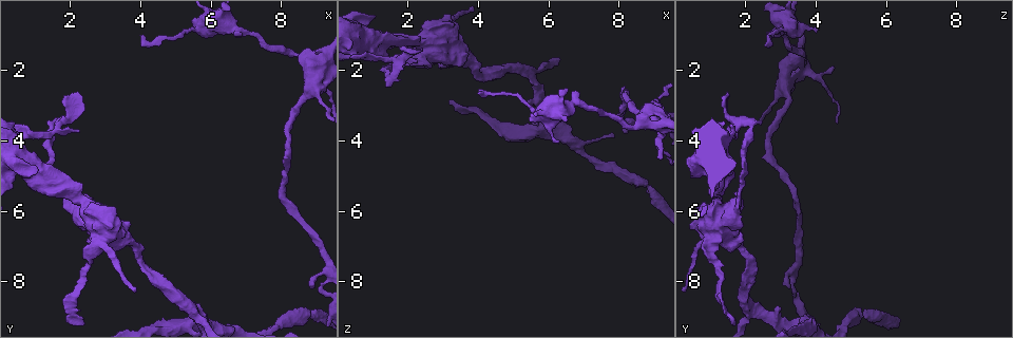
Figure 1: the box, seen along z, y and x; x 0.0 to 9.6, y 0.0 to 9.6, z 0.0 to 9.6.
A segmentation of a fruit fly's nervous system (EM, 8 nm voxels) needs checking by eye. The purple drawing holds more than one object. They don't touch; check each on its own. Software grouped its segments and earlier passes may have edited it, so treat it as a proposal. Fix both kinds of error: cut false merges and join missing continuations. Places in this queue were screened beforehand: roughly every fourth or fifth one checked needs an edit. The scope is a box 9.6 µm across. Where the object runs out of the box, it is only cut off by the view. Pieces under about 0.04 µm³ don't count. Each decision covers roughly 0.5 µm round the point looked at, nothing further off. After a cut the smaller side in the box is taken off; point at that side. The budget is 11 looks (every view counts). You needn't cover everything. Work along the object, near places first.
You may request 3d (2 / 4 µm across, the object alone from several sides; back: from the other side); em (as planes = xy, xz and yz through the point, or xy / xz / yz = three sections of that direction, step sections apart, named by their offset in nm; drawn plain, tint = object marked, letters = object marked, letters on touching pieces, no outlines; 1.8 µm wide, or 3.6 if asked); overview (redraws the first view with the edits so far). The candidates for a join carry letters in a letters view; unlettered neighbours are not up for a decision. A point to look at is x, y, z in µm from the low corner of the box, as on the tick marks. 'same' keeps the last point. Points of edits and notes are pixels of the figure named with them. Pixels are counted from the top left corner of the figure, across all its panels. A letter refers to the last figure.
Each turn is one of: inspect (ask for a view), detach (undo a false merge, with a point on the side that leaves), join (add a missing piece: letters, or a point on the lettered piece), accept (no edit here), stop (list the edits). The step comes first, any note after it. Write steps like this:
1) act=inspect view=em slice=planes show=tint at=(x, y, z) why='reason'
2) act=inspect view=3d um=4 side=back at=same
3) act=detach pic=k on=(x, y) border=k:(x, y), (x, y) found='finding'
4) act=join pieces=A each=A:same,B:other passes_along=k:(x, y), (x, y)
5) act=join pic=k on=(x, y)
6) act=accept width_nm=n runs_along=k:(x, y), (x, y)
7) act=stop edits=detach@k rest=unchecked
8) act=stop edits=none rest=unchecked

act=inspect view=3d um=4 at=(0.75, 3.55, 1.55) why='tapers out'

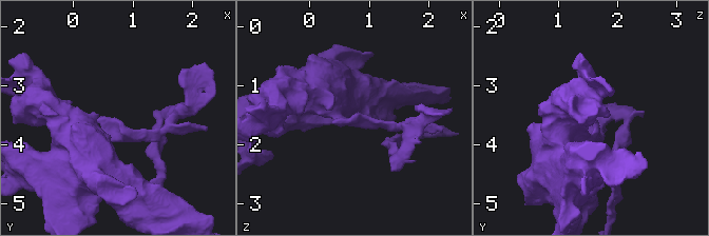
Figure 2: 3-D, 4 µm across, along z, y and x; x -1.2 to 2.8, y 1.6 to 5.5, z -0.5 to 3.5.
act=inspect view=em slice=xz step=4 show=tint at=(0.70, 3.60, 1.50) why='now the EM'

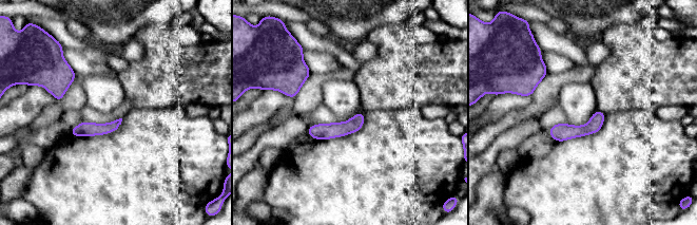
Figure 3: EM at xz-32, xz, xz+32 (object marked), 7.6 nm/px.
act=inspect view=em slice=planes show=letters at=same

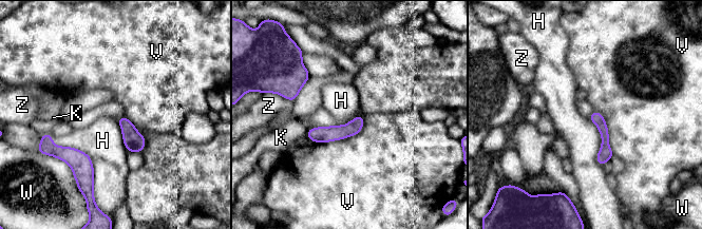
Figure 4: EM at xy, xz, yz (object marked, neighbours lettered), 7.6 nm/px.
act=accept each=H:other,K:other,V:other,W:other,Z:other found='no lettered piece goes on from it'

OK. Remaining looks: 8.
act=inspect view=em um=3.6 slice=planes show=plain at=(8.80, 2.20, 3.10) why='four or more arms meet'

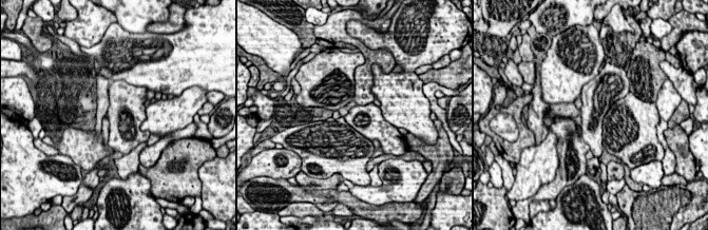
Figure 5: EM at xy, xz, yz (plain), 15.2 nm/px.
act=inspect view=em um=3.6 slice=planes show=letters at=same why='what lies round it'

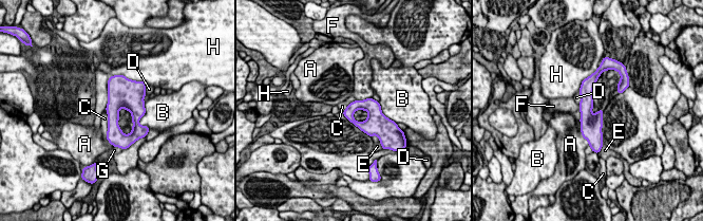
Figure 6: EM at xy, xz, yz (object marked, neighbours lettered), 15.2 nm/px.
act=accept each=A:other,B:other,C:other,D:other,E:other,F:other,G:other,H:other found='continuous, no second neuron'

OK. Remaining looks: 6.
act=inspect view=em slice=planes show=letters at=(6.45, 0.65, 2.95) why='sudden change in width'

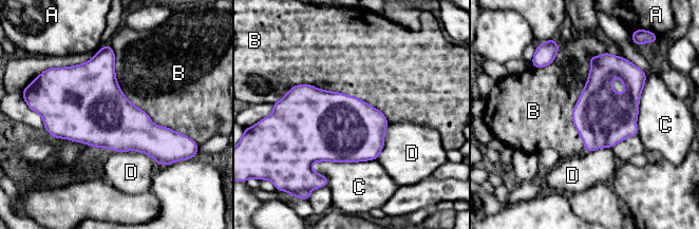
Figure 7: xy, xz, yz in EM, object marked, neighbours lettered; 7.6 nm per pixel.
act=accept each=A:other,B:other,C:other,D:other border=7:(280, 98), (309, 83), (389, 121) found='all the same neuron'

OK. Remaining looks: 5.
act=inspect view=em slice=planes show=tint at=(5.55, 8.85, 2.10) why='three-way junction'

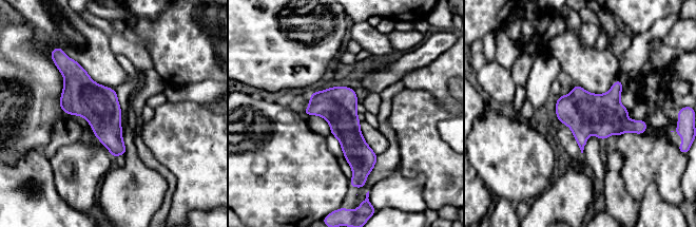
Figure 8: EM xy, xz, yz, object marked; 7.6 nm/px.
act=inspect view=em slice=planes show=letters at=same why='see the neighbours'

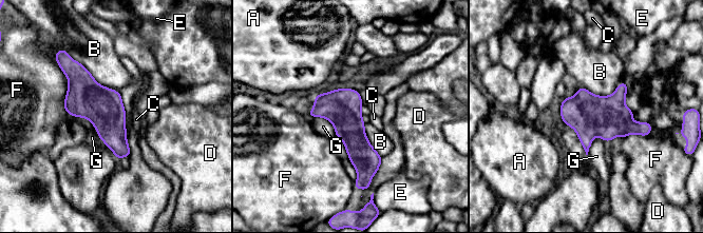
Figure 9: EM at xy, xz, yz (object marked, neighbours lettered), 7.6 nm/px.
act=accept each=A:other,B:other,C:other,D:other,E:other,F:other,G:other found='continuous, no second neuron'

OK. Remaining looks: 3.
act=stop edits=none rest=unchecked

